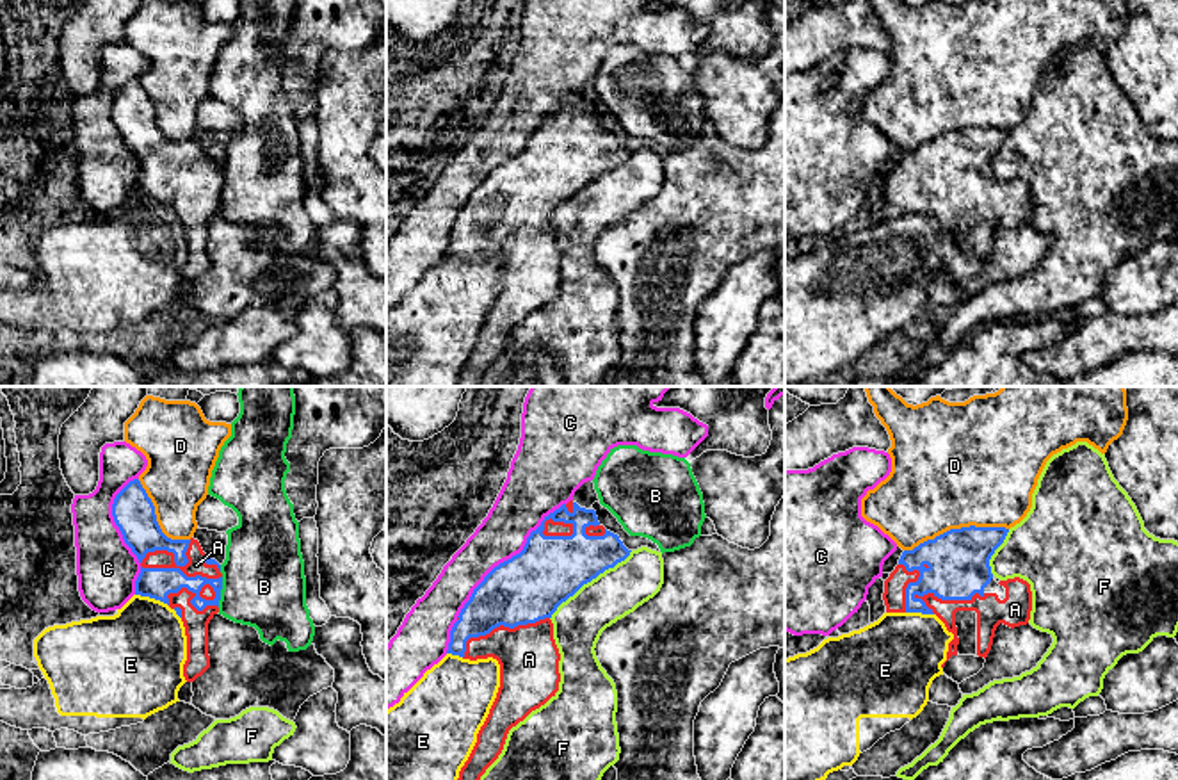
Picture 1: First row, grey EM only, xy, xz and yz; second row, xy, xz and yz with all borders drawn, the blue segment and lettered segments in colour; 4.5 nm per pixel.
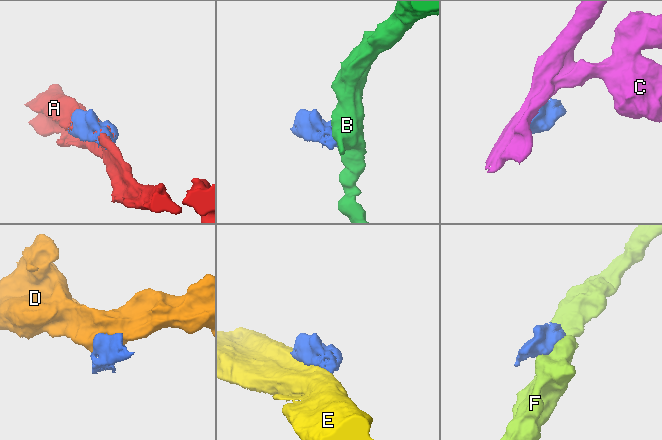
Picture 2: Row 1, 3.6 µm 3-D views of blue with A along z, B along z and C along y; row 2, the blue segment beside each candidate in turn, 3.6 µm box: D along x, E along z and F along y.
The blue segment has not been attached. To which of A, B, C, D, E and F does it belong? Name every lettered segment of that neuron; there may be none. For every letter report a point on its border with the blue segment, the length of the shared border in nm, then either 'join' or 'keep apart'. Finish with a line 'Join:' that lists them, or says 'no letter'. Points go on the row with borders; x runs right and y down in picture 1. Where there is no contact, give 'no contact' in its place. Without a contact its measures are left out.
A: meets blue in xy at (178, 565); contact 380 nm long; join
B: meets blue in xy at (219, 592); contact 140 nm long; keep apart
C: meets blue in xz at (508, 560); contact 700 nm long; keep apart
D: meets blue in yz at (956, 529); contact 480 nm long; keep apart
E: meets blue in xy at (152, 597); contact 160 nm long; keep apart
F: meets blue in xz at (589, 581); contact 480 nm long; keep apart
Join: A

